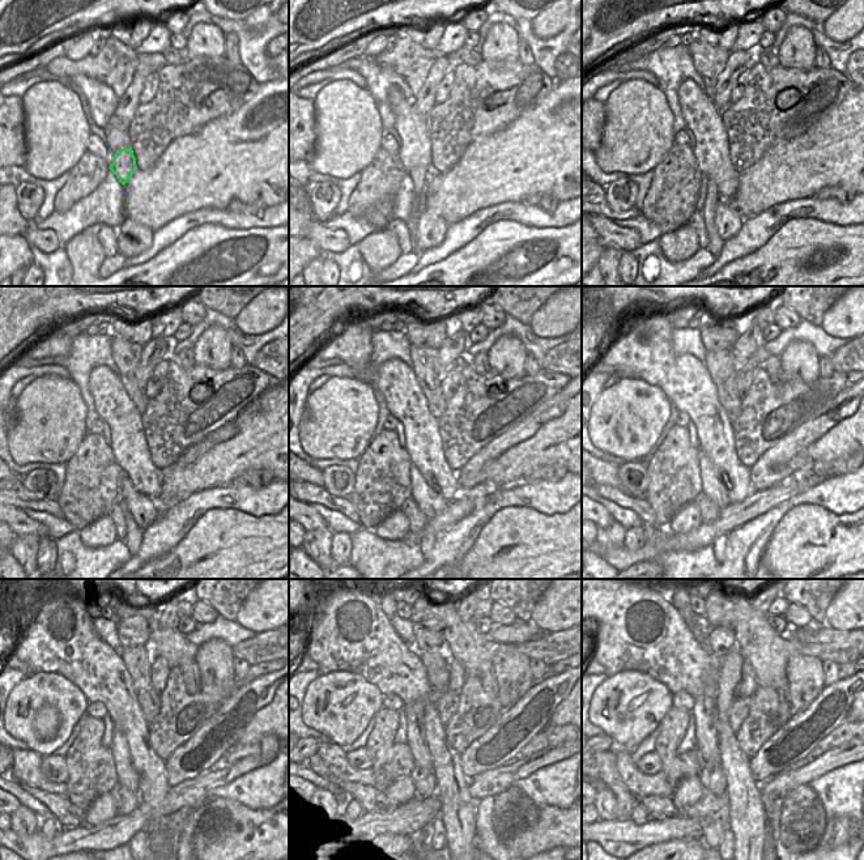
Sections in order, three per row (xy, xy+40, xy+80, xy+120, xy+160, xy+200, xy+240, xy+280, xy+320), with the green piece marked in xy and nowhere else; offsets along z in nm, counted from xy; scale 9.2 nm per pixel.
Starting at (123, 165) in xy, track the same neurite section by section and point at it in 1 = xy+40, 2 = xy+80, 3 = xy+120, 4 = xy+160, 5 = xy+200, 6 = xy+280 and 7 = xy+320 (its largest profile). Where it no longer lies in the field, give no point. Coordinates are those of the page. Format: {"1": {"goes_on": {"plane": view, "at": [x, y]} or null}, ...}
{"1": {"goes_on": {"plane": "xy+40", "at": [417, 174]}}, "2": {"goes_on": {"plane": "xy+80", "at": [715, 243]}}, "3": {"goes_on": {"plane": "xy+120", "at": [133, 537]}}, "4": {"goes_on": {"plane": "xy+160", "at": [426, 540]}}, "5": {"goes_on": {"plane": "xy+200", "at": [719, 546]}}, "6": {"goes_on": {"plane": "xy+280", "at": [438, 842]}}, "7": {"goes_on": {"plane": "xy+320", "at": [728, 843]}}}

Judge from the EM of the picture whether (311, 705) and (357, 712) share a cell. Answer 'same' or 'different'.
same

